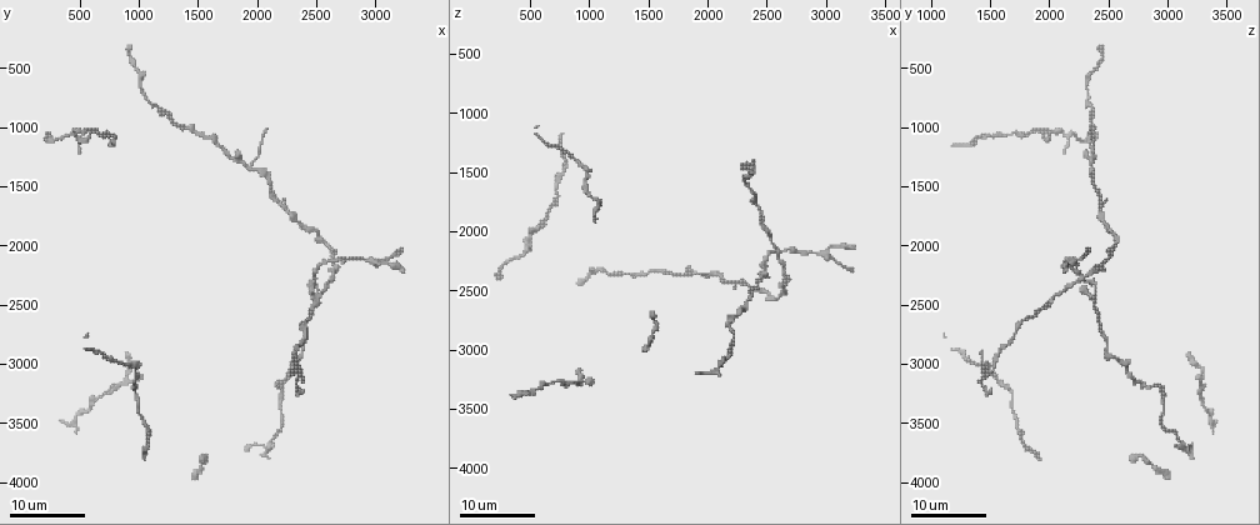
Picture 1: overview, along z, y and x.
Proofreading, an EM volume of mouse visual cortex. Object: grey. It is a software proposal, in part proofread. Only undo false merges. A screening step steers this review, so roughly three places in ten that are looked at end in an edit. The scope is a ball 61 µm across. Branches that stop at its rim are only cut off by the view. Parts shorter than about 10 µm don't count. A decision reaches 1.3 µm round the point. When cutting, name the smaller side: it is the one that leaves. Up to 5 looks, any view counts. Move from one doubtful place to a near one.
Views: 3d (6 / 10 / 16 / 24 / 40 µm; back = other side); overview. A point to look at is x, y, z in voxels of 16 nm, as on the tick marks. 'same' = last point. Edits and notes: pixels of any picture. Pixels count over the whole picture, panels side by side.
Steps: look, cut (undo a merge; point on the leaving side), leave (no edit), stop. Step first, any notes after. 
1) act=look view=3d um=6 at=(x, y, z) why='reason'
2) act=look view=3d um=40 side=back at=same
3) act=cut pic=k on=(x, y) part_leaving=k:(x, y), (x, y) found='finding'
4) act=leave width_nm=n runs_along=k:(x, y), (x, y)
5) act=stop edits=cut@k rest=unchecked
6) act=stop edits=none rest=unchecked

act=look view=3d um=24 at=(480, 1040, 2180) why='three-way junction'

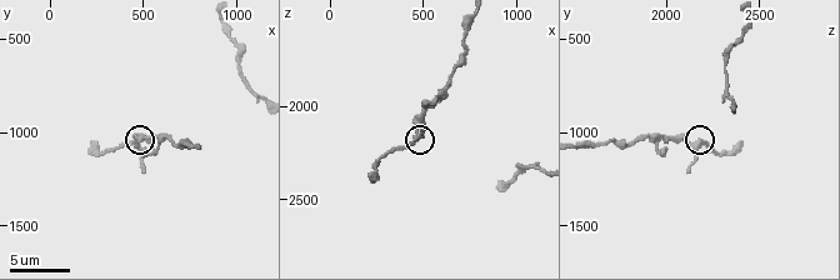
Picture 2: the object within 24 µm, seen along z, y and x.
act=look view=3d um=6 at=(460, 1040, 2160)

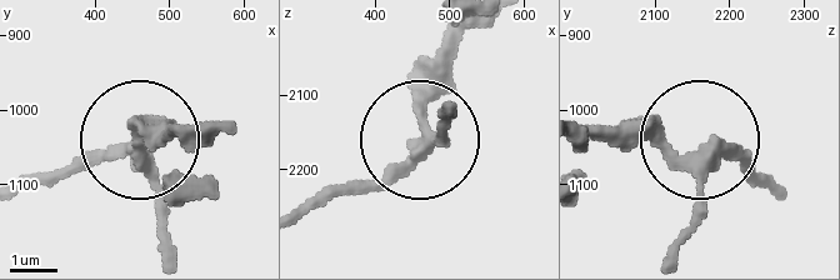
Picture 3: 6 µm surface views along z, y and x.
act=leave width_nm=280 found='continuous, no second cell'

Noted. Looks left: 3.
act=look view=3d um=24 at=(2200, 3140, 2760) why='side arm on a straight run'

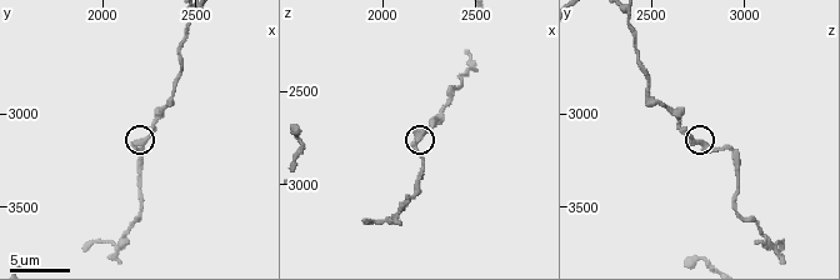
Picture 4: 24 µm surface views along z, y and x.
act=look view=3d um=6 at=(2180, 3140, 2780)

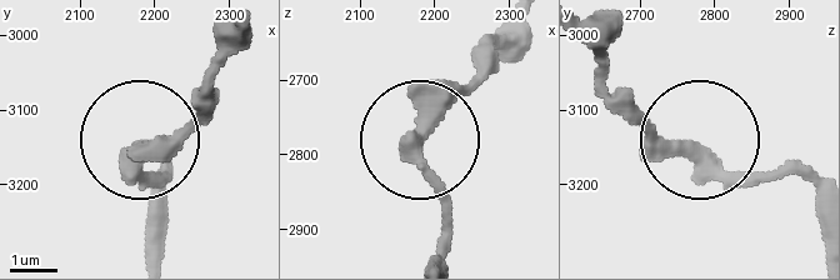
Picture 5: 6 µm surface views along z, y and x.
act=look view=3d um=6 side=back at=(2185, 3155, 2770)

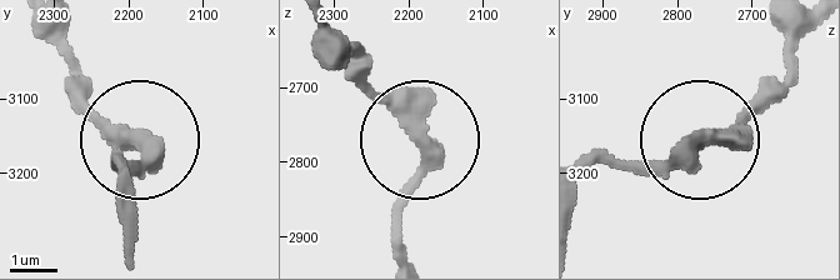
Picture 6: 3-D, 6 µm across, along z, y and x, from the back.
act=leave width_nm=350 runs_along=6:(316, 21), (416, 141), (396, 249) found='continuous, no second cell'

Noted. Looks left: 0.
act=stop edits=none rest=unchecked

